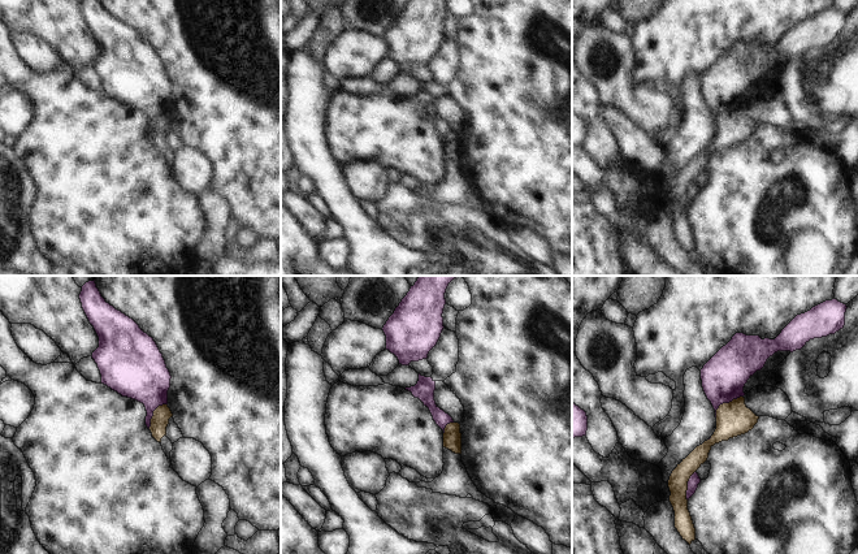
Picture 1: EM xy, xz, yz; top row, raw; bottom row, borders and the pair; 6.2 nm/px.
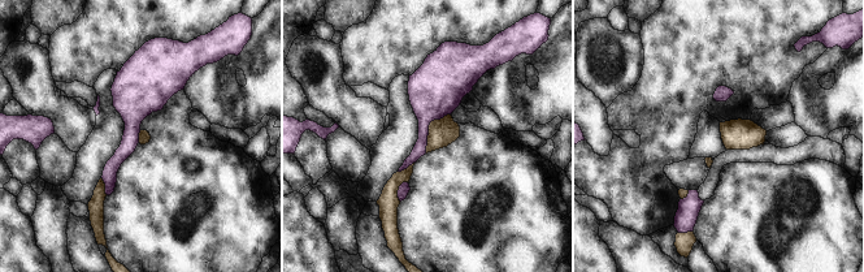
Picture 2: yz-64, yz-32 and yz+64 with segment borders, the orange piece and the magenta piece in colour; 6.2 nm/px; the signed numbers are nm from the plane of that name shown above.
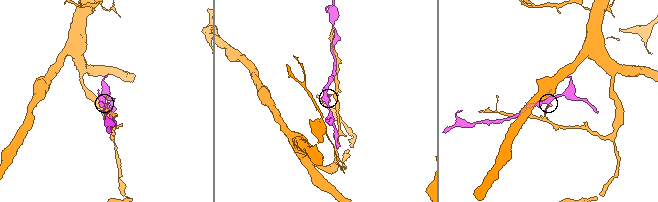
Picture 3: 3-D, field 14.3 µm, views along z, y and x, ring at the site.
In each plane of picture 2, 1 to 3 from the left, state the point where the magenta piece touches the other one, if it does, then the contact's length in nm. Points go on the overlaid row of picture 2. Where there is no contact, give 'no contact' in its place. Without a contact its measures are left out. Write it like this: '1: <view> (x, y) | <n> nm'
1: yz-64 (104, 186) | 120 nm
2: yz-32 (429, 128) | 300 nm
3: yz+64 (685, 233) | 90 nm

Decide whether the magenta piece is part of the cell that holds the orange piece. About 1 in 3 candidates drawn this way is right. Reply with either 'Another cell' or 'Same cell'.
Another cell.

